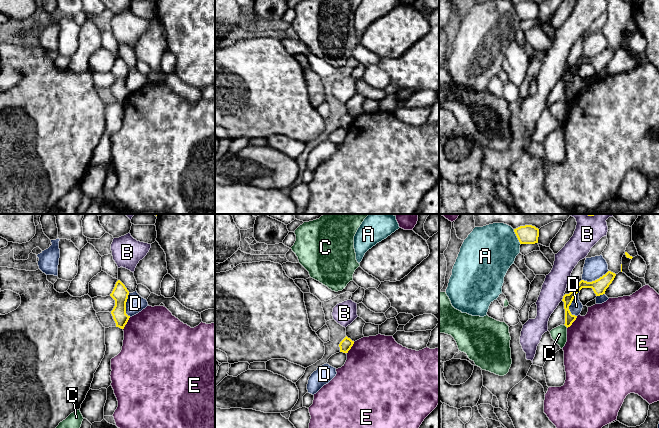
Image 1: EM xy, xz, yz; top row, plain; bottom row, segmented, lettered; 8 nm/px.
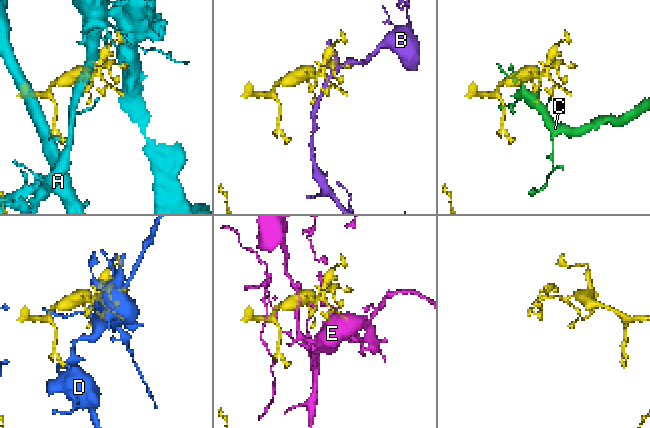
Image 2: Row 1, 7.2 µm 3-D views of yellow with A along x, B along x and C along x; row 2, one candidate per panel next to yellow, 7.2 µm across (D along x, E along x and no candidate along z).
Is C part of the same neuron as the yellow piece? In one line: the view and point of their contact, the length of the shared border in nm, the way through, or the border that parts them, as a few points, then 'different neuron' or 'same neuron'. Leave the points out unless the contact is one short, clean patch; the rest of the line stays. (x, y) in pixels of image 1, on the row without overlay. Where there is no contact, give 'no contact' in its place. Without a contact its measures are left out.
yz (566, 102) | 40 nm | along yz (564, 100), (567, 103) | different neuron

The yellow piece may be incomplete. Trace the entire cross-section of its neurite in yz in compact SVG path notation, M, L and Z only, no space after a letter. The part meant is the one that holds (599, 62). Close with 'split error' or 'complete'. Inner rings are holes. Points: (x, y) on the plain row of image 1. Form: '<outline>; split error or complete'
M608 47L605 51L600 53L599 55L587 58L581 56L576 64L572 66L569 70L565 70L563 72L562 77L564 78L564 85L565 85L565 102L568 104L572 101L572 99L576 96L577 92L572 91L569 82L571 81L575 71L582 65L582 64L592 64L596 72L600 72L605 70L606 65L614 56L616 50Z; complete

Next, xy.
M118 56L110 72L115 76L115 82L111 87L116 103L124 105L130 92L126 90L126 78L128 75L129 67L125 61Z; complete

